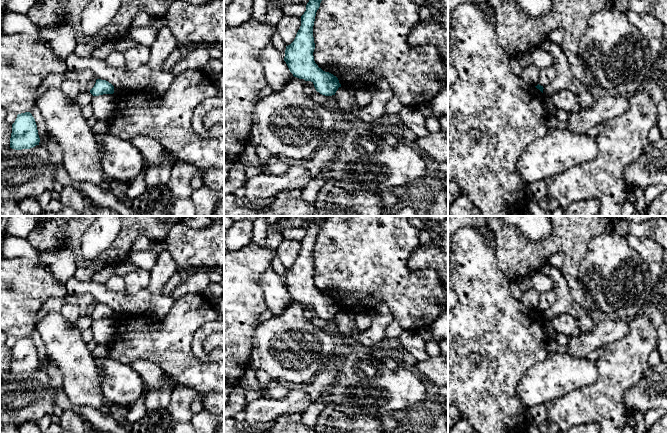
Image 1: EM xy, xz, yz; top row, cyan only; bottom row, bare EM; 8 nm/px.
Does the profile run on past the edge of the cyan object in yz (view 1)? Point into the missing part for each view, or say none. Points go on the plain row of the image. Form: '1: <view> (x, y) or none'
1: none

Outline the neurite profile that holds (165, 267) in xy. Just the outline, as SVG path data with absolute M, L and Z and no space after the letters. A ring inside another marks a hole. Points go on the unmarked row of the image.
M168 250L159 253L158 259L150 270L150 281L147 286L152 295L160 295L165 284L180 269Z

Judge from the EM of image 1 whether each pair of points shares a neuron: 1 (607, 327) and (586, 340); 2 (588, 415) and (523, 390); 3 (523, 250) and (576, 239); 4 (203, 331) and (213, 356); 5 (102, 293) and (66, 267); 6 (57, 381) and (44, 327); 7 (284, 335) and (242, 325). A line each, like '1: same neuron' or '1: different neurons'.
1: same neuron
2: different neurons
3: same neuron
4: same neuron
5: different neurons
6: different neurons
7: different neurons

